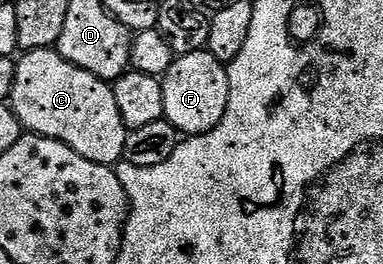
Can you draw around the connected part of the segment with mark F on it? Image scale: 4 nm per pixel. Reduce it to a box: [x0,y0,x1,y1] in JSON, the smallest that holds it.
[160,50,230,135]

